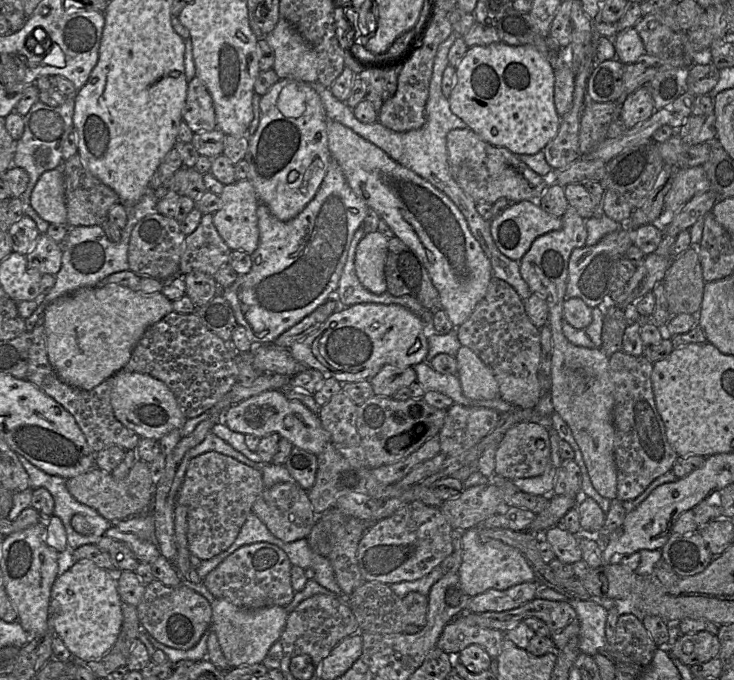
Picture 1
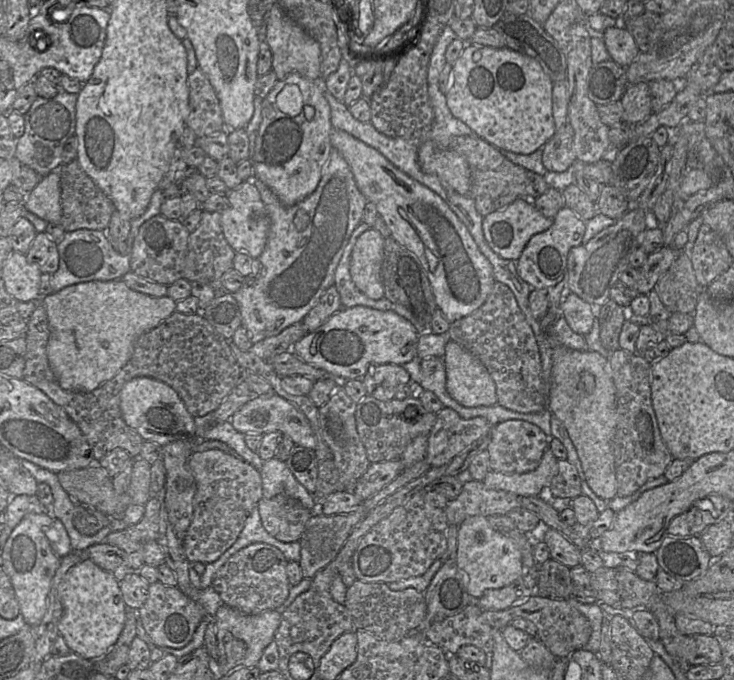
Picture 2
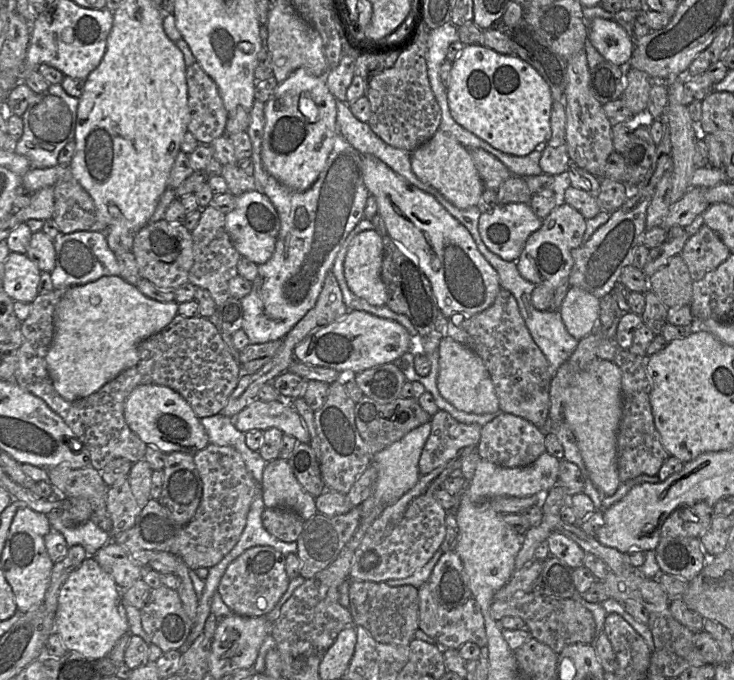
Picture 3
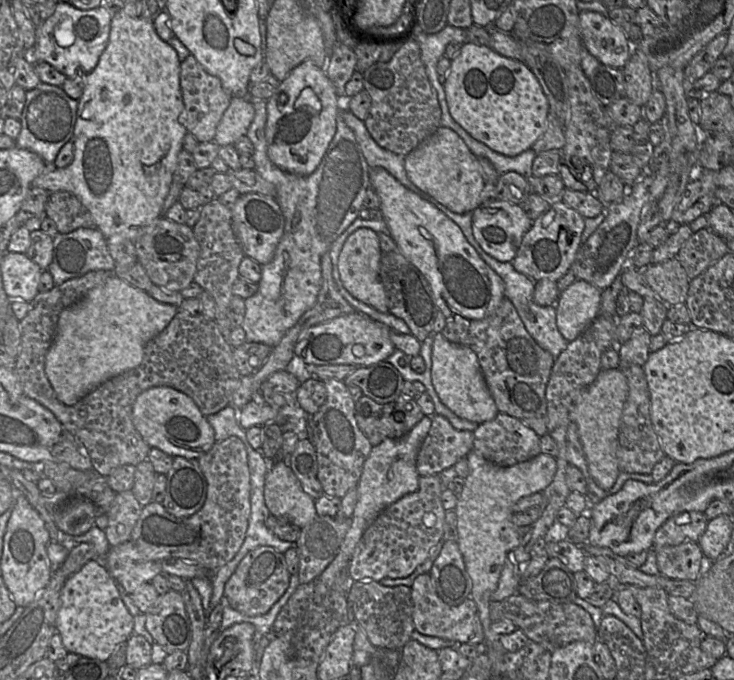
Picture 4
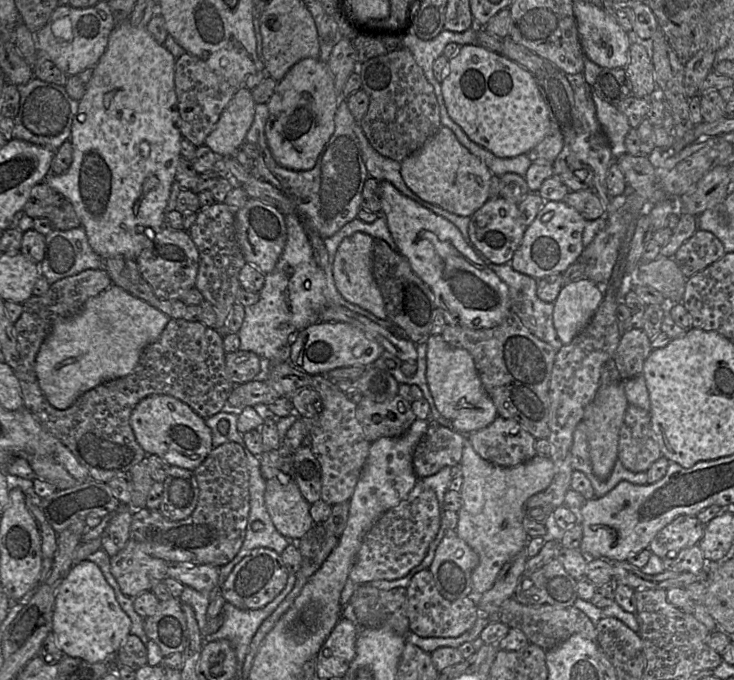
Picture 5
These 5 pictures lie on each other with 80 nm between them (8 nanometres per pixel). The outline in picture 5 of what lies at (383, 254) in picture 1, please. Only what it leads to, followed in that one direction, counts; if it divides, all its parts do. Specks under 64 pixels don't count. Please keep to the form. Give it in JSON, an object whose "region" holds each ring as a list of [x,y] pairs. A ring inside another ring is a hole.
{"region":[[[362,232],[345,237],[340,243],[333,263],[335,285],[349,302],[370,311],[378,318],[387,319],[385,303],[373,274],[374,238]]]}

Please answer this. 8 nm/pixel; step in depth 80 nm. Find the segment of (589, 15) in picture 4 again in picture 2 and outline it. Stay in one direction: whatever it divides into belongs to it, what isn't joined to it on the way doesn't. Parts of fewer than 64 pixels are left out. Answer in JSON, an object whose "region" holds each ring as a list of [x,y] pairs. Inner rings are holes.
{"region":[[[622,24],[607,28],[603,33],[603,40],[611,60],[624,68],[627,68],[640,52],[633,36]]]}

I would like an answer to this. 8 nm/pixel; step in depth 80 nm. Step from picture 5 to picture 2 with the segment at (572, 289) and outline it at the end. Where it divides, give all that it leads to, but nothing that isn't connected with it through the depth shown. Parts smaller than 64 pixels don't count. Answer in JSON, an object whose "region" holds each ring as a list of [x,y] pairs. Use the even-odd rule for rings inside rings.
{"region":[[[572,292],[565,294],[560,305],[561,316],[565,317],[569,327],[583,336],[592,329],[596,309]]]}

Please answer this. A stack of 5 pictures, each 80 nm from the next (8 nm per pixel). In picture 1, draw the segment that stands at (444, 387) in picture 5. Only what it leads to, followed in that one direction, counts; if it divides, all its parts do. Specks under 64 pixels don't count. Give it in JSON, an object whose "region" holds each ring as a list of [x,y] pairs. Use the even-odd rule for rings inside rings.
{"region":[[[461,346],[455,358],[463,394],[471,399],[499,398],[499,385],[490,368],[468,347]]]}

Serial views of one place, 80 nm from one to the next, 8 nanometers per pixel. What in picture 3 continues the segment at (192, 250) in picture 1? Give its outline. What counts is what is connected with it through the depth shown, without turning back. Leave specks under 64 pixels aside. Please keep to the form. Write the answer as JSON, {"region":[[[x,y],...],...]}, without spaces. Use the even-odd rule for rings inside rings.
{"region":[[[211,205],[201,208],[202,213],[195,229],[193,239],[194,262],[189,271],[188,282],[209,291],[216,306],[222,305],[229,297],[229,281],[238,275],[237,264],[241,258],[225,228],[225,215]]]}

